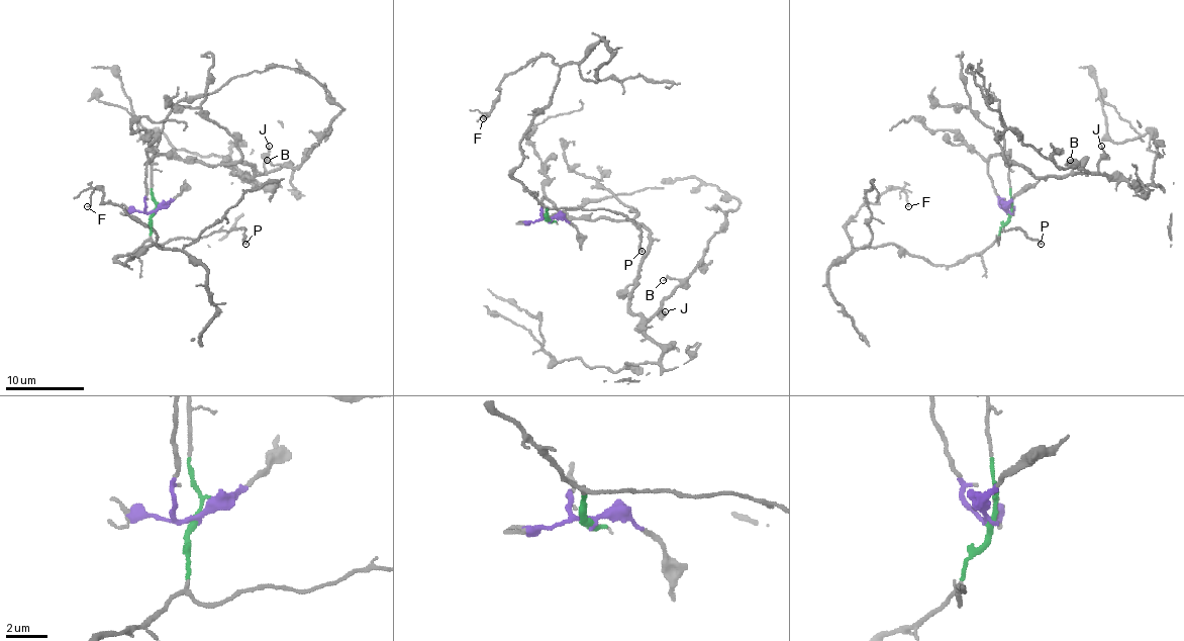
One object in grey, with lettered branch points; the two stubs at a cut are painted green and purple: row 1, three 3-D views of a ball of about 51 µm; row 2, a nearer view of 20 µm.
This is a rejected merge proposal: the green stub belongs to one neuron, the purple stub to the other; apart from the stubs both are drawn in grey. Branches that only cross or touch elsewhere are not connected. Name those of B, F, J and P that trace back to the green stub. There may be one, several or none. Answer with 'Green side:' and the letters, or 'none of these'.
Green side: F, P

